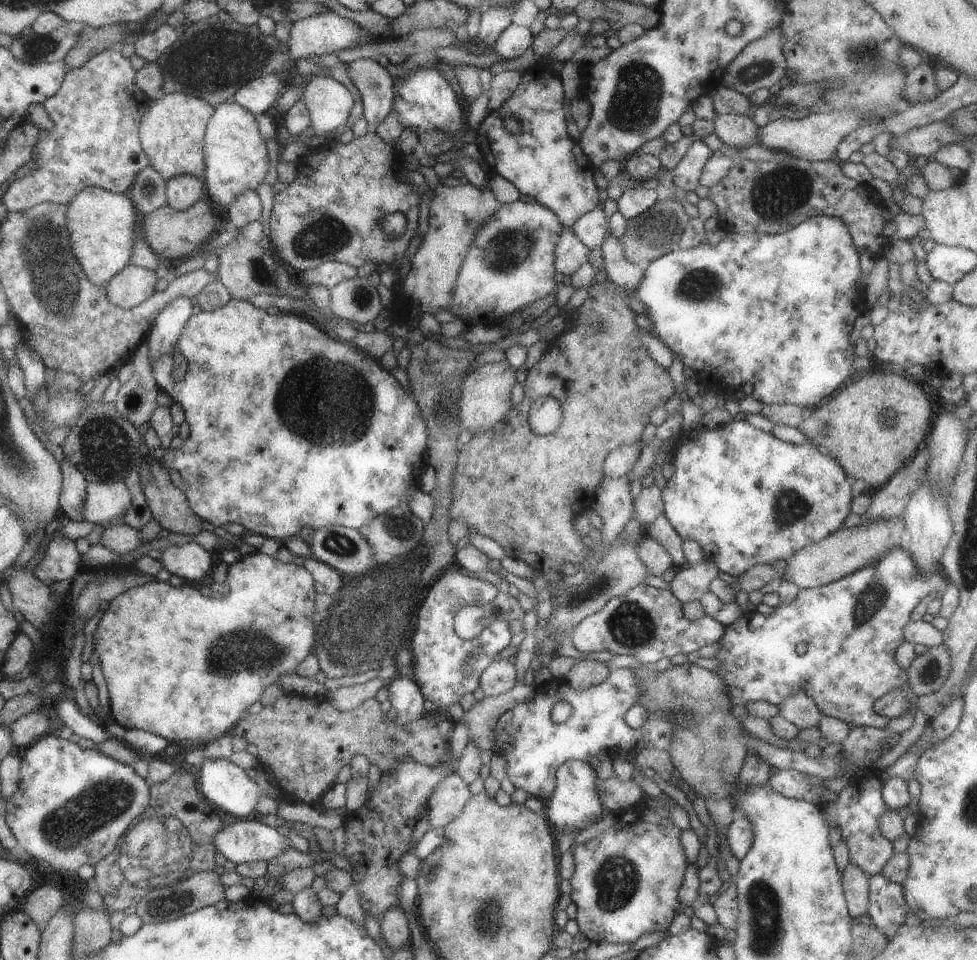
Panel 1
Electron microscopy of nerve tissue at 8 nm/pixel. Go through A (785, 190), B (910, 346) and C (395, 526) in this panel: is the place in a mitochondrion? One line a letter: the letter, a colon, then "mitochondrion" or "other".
A: mitochondrion
B: other
C: mitochondrion

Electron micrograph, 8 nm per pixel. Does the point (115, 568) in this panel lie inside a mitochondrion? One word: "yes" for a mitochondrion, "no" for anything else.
no

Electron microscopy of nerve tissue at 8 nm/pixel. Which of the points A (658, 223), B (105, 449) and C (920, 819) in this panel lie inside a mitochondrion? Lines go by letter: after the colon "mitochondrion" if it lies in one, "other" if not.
A: mitochondrion
B: mitochondrion
C: other

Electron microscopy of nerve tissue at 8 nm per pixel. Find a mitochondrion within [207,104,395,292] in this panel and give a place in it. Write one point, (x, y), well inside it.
(319, 240)

